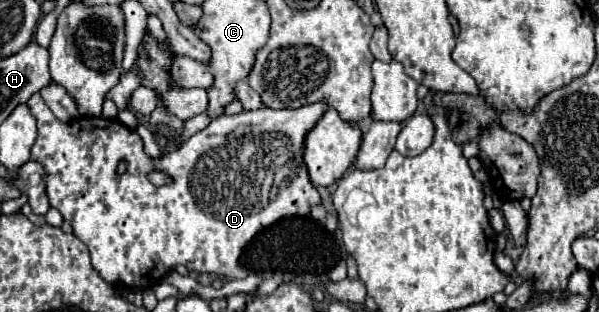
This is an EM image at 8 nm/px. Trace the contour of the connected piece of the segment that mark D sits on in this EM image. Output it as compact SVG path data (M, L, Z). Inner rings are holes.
M39 93L29 97L27 105L37 119L39 131L31 149L31 159L39 161L45 169L45 191L49 203L65 221L71 223L73 233L91 253L93 269L109 285L123 283L145 291L161 283L177 265L187 265L189 271L197 273L215 273L227 281L245 279L249 271L239 265L239 257L259 231L285 217L307 217L311 207L321 205L321 195L309 181L309 171L305 169L303 149L305 133L309 133L309 129L313 129L313 125L317 125L321 115L329 109L325 101L303 105L299 109L261 107L239 115L219 115L203 131L183 141L179 149L171 153L165 153L165 147L171 145L171 141L165 135L155 133L155 141L161 147L161 155L157 159L145 155L139 133L125 127L119 119L79 117L71 123L63 123L53 115ZM119 161L127 163L123 175L117 173ZM153 167L161 167L167 175L171 175L173 183L155 187L147 179L147 173Z

